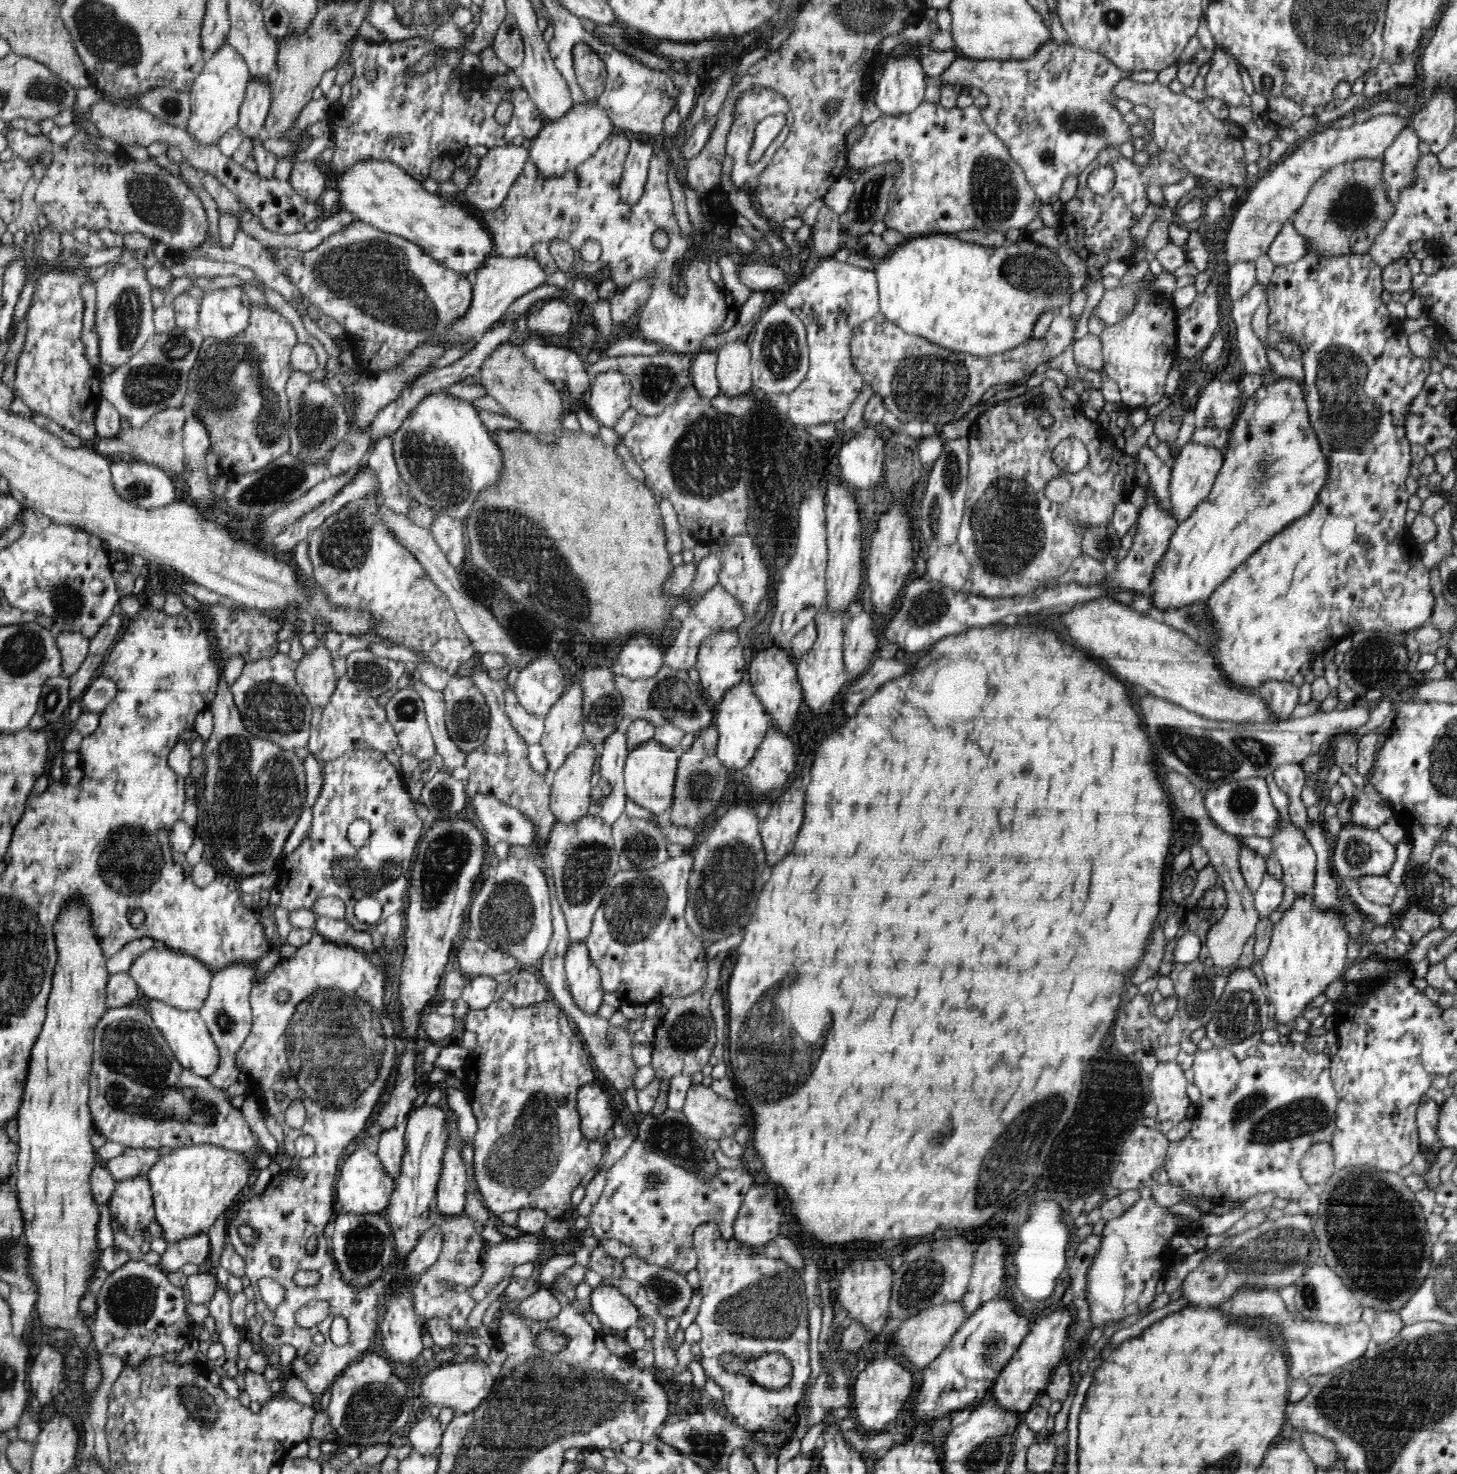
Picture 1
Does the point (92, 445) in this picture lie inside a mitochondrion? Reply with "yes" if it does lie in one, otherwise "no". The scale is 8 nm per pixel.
no

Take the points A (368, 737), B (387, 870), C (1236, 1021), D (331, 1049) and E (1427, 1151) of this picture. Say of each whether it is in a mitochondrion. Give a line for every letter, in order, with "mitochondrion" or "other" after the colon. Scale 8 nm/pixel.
A: other
B: mitochondrion
C: mitochondrion
D: mitochondrion
E: other

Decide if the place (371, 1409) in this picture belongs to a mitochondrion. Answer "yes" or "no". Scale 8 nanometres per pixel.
yes

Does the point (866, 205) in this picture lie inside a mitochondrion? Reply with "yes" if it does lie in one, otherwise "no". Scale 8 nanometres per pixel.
yes

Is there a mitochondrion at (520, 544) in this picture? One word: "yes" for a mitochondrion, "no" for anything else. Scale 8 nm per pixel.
yes

